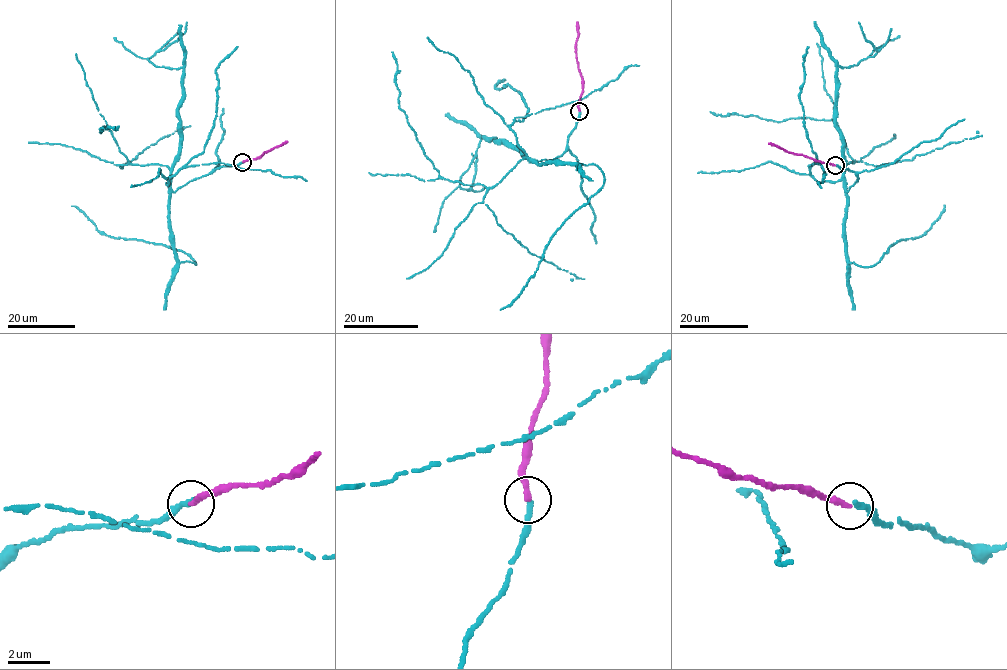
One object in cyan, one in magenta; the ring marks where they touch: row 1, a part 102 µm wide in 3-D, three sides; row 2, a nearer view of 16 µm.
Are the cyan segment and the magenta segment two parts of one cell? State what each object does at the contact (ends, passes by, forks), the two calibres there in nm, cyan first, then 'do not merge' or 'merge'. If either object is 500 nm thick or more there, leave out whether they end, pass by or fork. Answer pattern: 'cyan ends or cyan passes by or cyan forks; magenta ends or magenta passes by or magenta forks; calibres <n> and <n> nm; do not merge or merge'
cyan ends; magenta ends; calibres 320 and 280 nm; merge

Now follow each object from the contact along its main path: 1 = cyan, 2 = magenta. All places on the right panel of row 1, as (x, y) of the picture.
1: (836, 165), (855, 172), (858, 177), (846, 191), (848, 263), (874, 266), (890, 246), (924, 234), (944, 205)
2: (835, 165), (785, 151), (769, 143)

